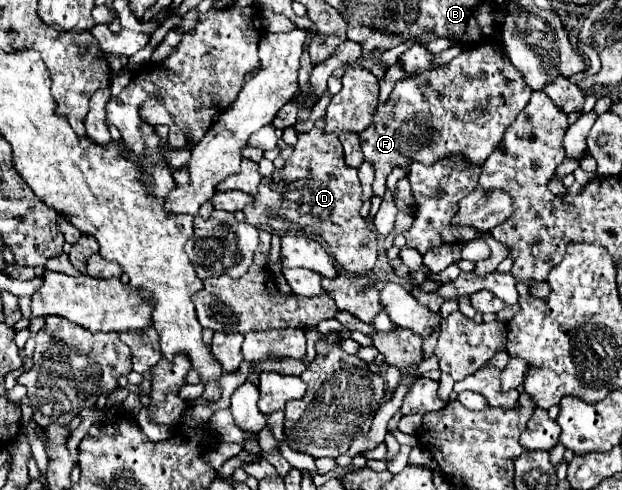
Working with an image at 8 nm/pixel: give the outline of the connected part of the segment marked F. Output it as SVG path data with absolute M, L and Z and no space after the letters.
M490 44L474 48L472 52L462 52L446 66L396 82L390 100L374 110L370 126L360 132L366 162L376 170L372 184L374 194L384 196L386 176L392 168L406 168L412 160L434 164L440 156L464 152L468 160L484 164L496 150L496 144L500 144L504 128L524 110L530 96L532 90L524 84L508 56Z

